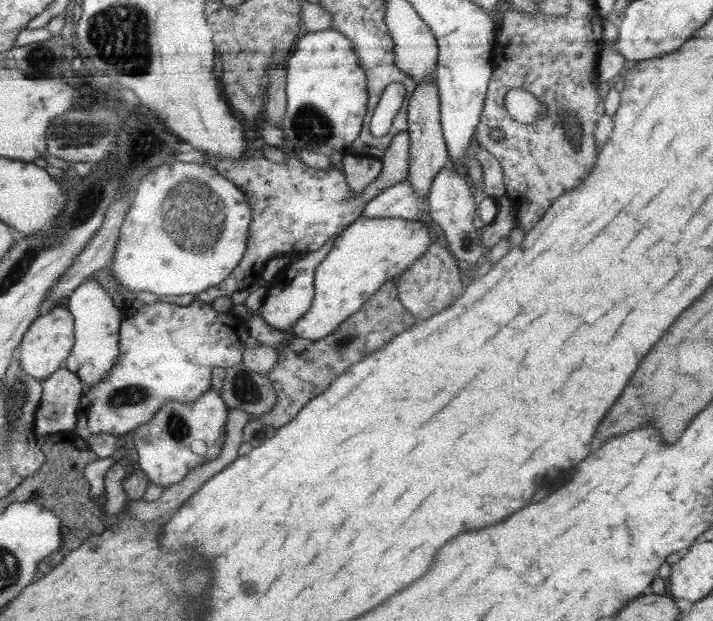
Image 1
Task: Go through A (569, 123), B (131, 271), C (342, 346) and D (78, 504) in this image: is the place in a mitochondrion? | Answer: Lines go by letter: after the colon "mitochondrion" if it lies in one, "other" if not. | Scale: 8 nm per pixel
A: mitochondrion
B: other
C: mitochondrion
D: mitochondrion

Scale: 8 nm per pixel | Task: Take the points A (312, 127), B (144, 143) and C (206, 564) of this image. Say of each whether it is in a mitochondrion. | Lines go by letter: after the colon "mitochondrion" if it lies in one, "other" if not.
A: mitochondrion
B: mitochondrion
C: other

